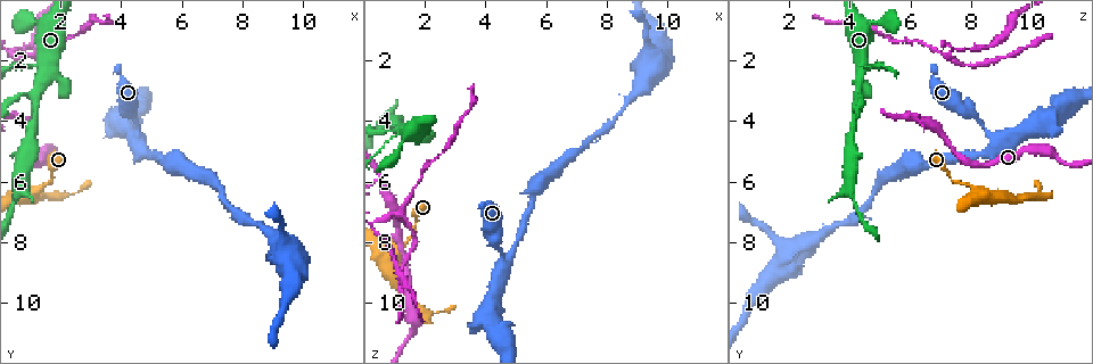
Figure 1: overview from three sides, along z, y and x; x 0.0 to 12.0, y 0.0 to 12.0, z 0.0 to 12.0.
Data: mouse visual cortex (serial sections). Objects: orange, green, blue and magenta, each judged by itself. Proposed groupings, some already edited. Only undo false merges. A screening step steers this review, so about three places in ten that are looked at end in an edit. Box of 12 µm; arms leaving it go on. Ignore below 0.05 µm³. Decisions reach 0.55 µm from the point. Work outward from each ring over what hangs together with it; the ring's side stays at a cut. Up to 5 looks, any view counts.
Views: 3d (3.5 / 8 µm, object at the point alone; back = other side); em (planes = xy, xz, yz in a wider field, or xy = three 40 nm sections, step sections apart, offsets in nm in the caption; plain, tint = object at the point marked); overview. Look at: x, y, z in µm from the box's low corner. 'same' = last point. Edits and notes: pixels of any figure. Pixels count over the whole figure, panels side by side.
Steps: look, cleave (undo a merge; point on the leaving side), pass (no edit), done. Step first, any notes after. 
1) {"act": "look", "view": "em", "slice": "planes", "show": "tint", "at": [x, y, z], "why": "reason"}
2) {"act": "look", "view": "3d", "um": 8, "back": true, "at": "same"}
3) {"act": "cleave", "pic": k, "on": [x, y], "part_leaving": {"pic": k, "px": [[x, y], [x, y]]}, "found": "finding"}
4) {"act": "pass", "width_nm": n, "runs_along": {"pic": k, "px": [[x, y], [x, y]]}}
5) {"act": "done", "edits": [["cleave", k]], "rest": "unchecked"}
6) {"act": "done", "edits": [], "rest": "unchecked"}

{"act": "look", "view": "3d", "um": 3.5, "at": [1.7, 5.2, 10.8], "why": "thick turns thin"}

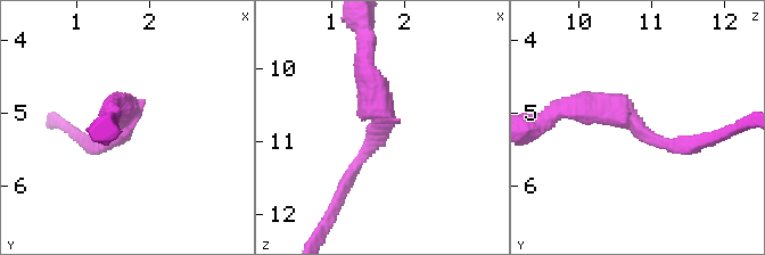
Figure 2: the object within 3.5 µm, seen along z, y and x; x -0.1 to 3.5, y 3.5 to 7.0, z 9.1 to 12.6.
{"act": "look", "view": "em", "slice": "xy", "step": 1, "show": "plain", "at": [1.70, 5.15, 10.80], "arm_widths_nm": [150, 300], "why": "need the tissue"}

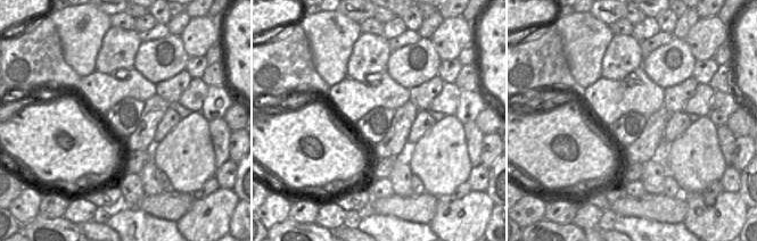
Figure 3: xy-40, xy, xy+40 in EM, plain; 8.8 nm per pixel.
{"act": "look", "view": "em", "slice": "xy", "step": 1, "show": "tint", "at": "same"}

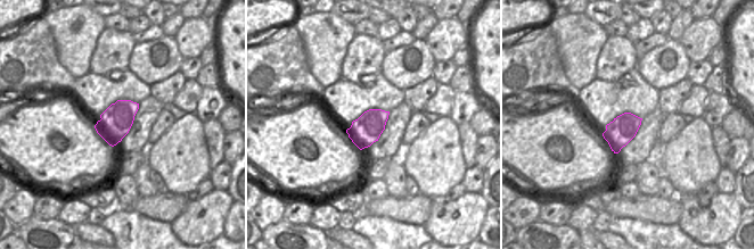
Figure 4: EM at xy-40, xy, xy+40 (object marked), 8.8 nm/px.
{"act": "cleave", "pic": 2, "on": [364, 153], "found": "two cells meet here"}

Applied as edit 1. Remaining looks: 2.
{"act": "look", "view": "3d", "um": 3.5, "at": [1.2, 3.1, 4.3], "why": "a fork"}

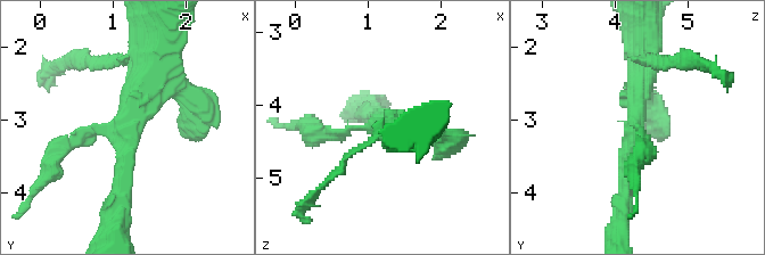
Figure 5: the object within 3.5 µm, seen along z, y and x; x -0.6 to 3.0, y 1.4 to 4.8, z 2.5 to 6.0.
{"act": "pass", "arms": 3, "arm_widths_nm": [150, 200, 400], "runs_along": {"pic": 5, "px": [[157, 60], [125, 126], [122, 204]]}, "found": "one cell here"}

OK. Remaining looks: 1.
{"act": "done", "edits": [["cleave", 2]], "rest": "unchecked"}

